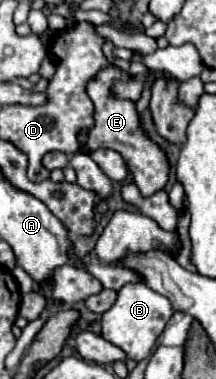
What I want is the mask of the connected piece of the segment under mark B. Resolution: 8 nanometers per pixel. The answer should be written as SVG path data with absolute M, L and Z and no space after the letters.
M141 281L127 283L117 291L117 299L111 305L111 309L107 309L101 317L103 339L117 345L119 349L125 351L129 359L139 363L151 353L153 345L157 343L157 337L163 333L171 315L173 315L173 307L165 295L155 293Z

